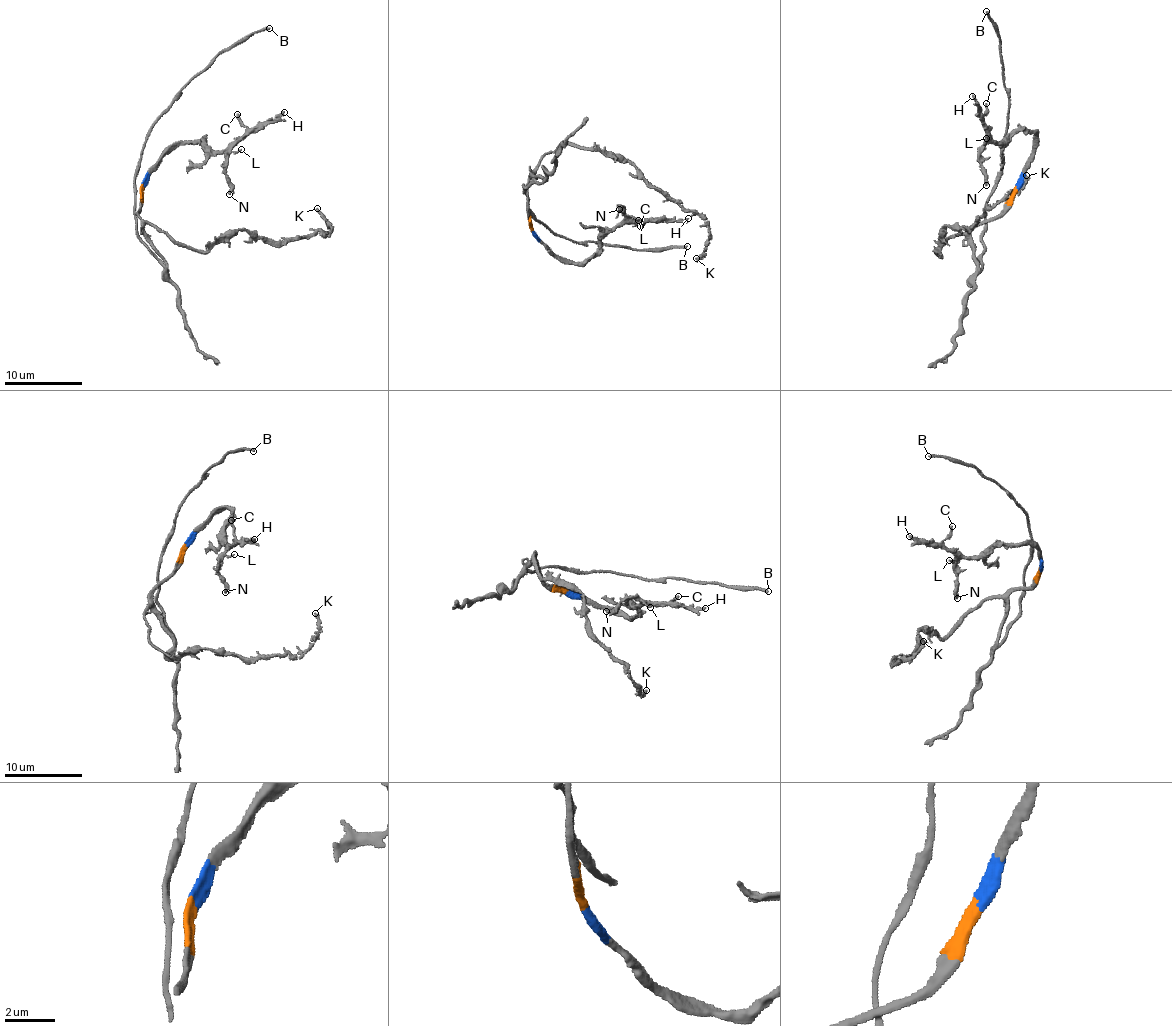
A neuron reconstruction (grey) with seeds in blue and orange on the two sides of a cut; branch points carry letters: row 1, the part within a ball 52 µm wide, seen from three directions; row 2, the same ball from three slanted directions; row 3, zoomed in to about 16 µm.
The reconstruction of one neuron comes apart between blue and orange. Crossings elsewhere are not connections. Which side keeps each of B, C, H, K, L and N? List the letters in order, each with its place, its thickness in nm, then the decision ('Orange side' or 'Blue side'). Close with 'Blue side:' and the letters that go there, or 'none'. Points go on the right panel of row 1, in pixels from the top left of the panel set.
B: Place: (986, 11). Thickness 220 nm. Orange side
C: Place: (986, 103). Thickness 190 nm. Blue side
H: Place: (972, 96). Thickness 200 nm. Blue side
K: Place: (1026, 175). Thickness 240 nm. Orange side
L: Place: (986, 138). Thickness 130 nm. Blue side
N: Place: (986, 185). Thickness 240 nm. Blue side
Blue side: C, H, L, N

